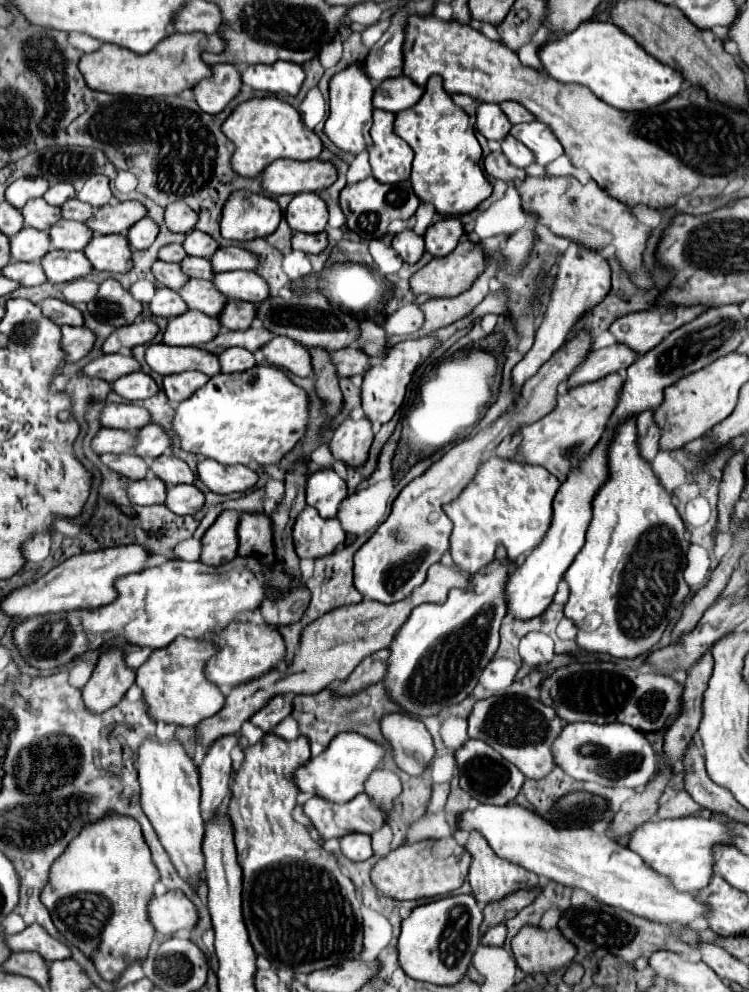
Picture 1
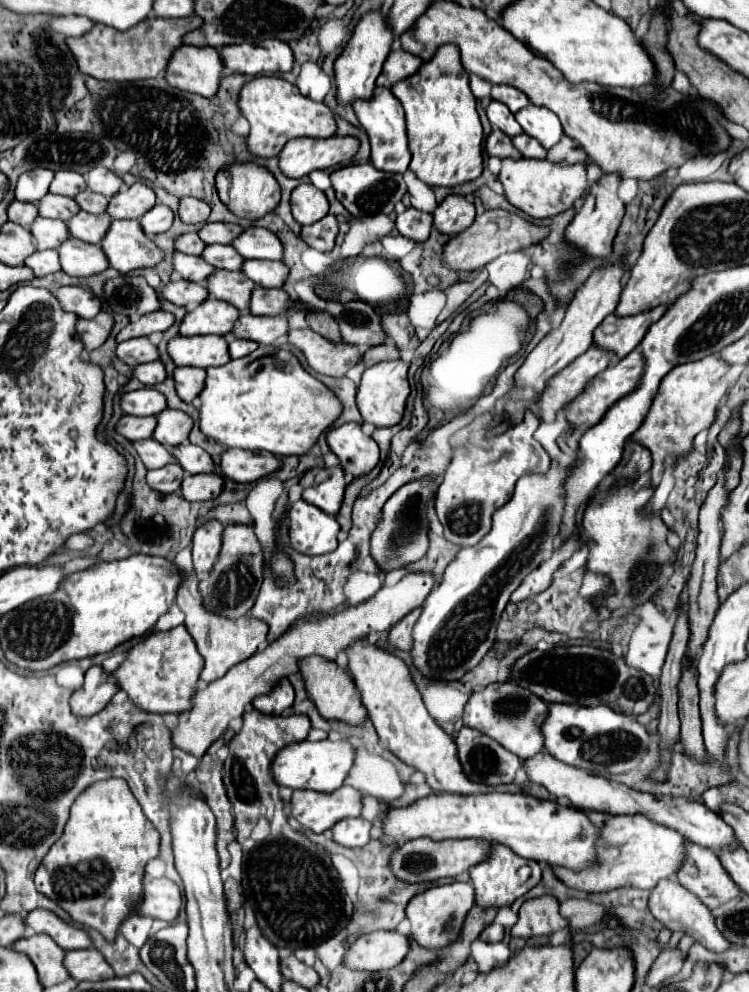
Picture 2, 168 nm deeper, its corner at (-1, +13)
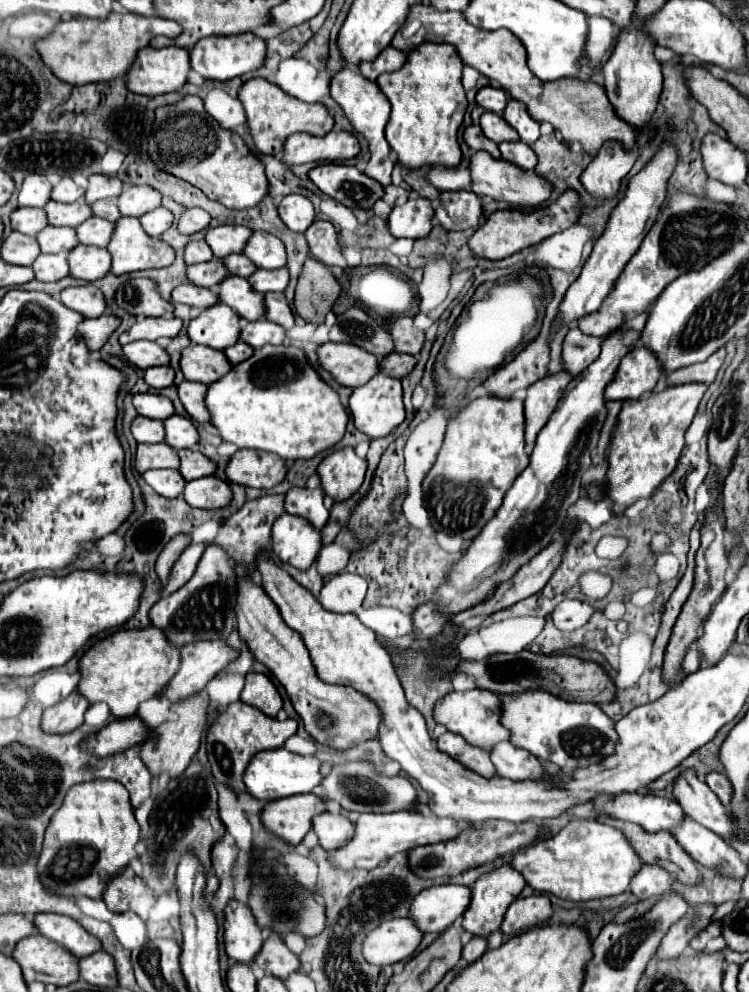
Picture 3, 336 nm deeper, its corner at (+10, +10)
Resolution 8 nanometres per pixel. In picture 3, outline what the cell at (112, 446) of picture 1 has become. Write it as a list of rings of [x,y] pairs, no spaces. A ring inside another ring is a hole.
[[[137,416],[131,424],[131,432],[137,442],[145,442],[145,444],[163,442],[163,422],[161,420]]]

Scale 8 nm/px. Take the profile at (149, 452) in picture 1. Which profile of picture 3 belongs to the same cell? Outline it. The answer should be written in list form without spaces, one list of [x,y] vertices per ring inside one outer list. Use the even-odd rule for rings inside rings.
[[[171,416],[163,420],[165,424],[165,442],[173,448],[195,448],[199,442],[199,432],[189,418]]]

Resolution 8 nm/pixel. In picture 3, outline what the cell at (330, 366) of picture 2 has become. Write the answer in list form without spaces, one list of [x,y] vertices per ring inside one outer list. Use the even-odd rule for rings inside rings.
[[[327,342],[319,346],[319,360],[333,378],[343,386],[363,386],[375,374],[379,374],[379,358],[367,350],[353,344],[335,344]]]

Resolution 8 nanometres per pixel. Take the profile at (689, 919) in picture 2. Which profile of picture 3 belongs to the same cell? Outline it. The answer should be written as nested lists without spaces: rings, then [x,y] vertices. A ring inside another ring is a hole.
[[[643,864],[643,870],[631,878],[629,890],[637,900],[645,900],[651,896],[661,896],[671,890],[671,878],[667,870],[661,870],[661,866],[649,866]]]

